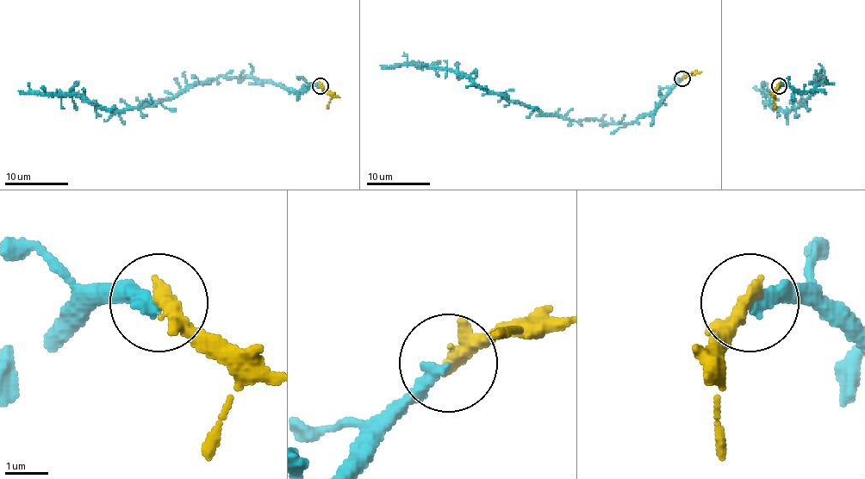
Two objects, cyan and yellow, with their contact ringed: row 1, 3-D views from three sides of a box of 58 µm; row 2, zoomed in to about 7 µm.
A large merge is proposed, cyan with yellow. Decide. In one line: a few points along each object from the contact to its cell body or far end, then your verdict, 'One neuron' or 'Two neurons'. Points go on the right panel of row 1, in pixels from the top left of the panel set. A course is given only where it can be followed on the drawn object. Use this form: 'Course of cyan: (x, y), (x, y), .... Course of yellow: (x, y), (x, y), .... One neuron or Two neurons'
Course of cyan: (779, 86), (810, 90), (823, 78), (798, 107), (779, 109), (766, 90). Course of yellow: (779, 86), (775, 108). One neuron

